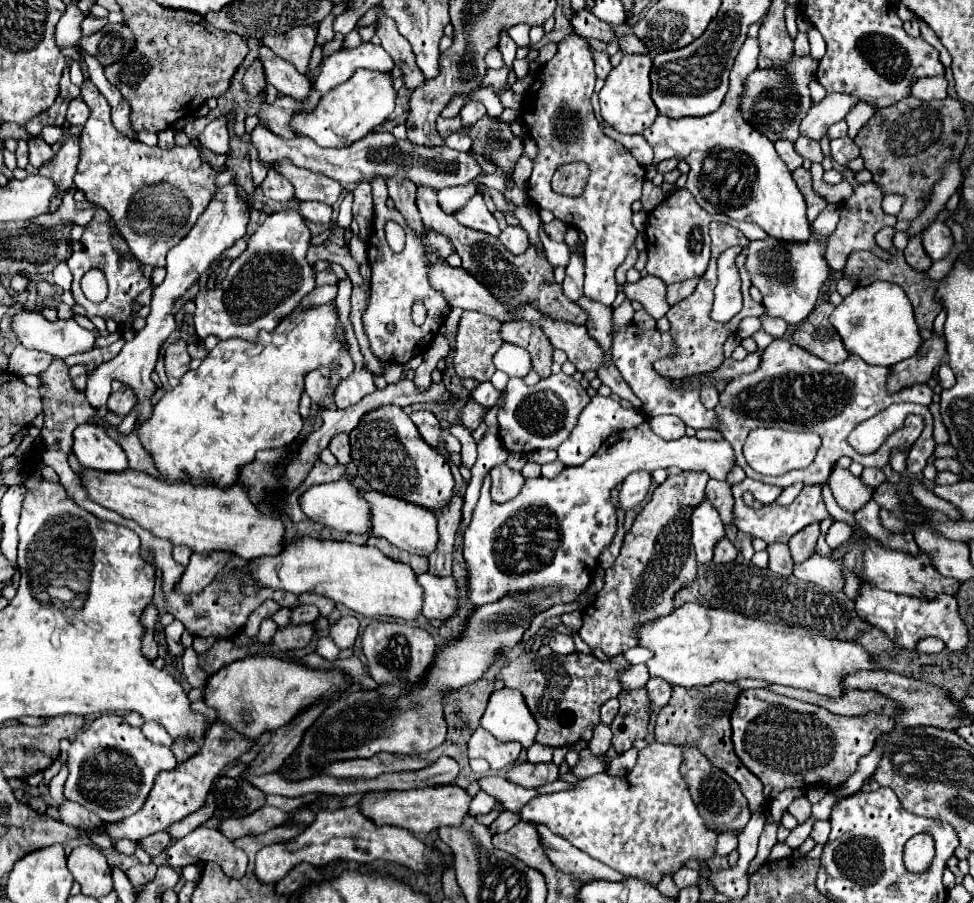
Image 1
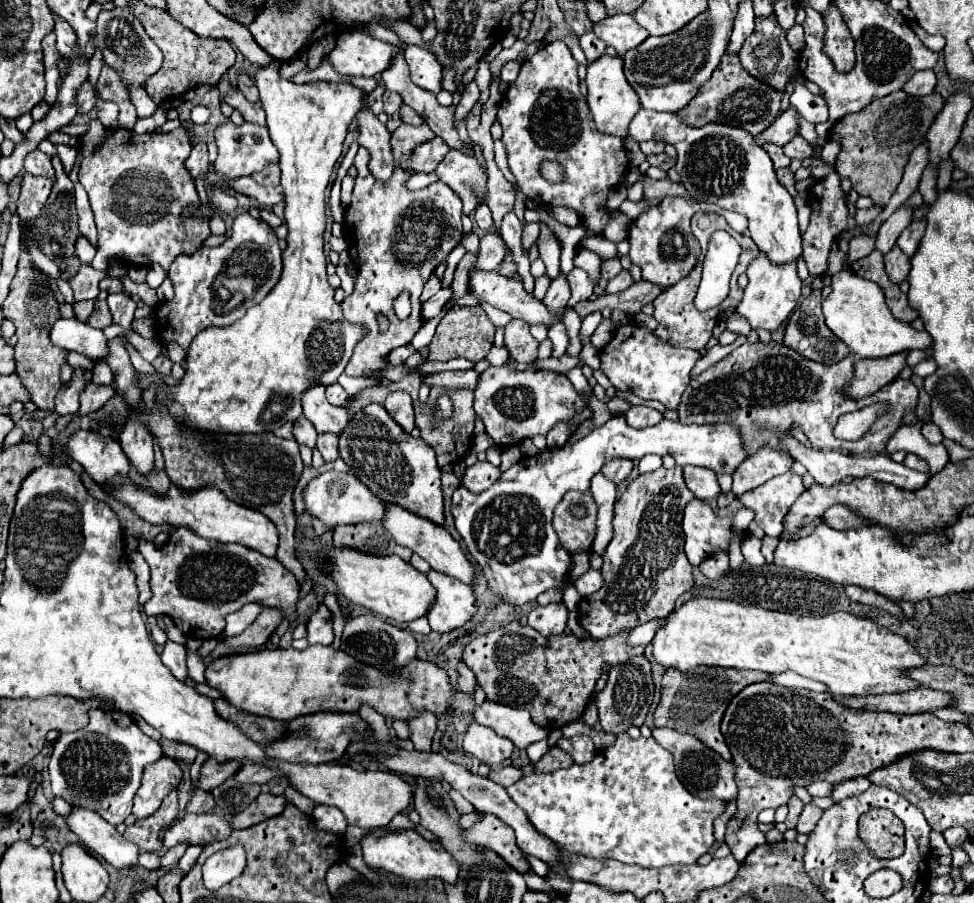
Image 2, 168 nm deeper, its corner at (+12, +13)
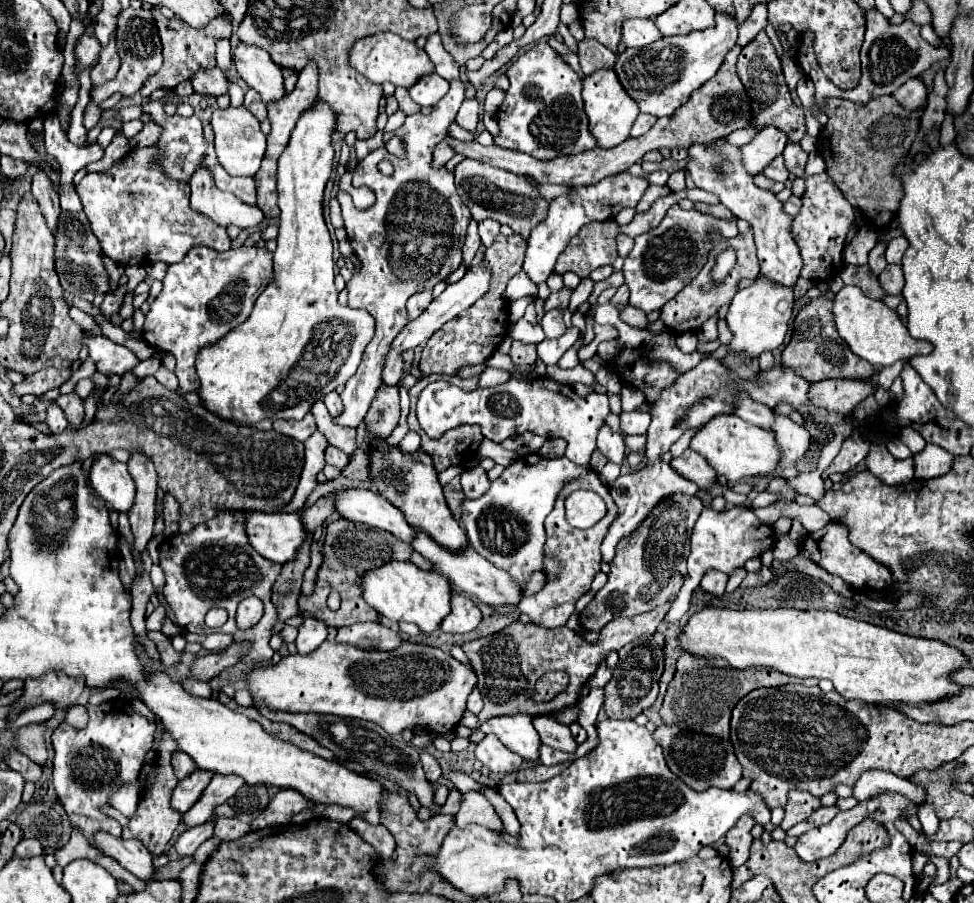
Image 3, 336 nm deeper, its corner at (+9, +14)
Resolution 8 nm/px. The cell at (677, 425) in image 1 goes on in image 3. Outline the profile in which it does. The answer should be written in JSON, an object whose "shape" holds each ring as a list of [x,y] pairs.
{"shape":[[[632,410],[632,412],[622,412],[620,414],[620,430],[624,434],[646,434],[650,426],[650,414]]]}

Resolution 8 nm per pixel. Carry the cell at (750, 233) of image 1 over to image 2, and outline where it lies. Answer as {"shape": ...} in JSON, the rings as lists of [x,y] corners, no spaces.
{"shape":[[[665,197],[659,205],[643,211],[631,223],[631,231],[629,231],[629,243],[631,243],[629,257],[633,263],[637,263],[641,267],[645,281],[657,283],[661,287],[671,287],[679,279],[689,275],[689,271],[693,269],[693,265],[699,257],[699,241],[695,239],[695,235],[691,233],[691,227],[689,227],[691,215],[697,211],[705,211],[705,213],[713,211],[713,213],[723,215],[727,219],[727,223],[733,227],[733,231],[737,231],[737,233],[743,233],[747,229],[747,217],[739,215],[735,211],[719,209],[711,203],[689,201],[685,197]]]}

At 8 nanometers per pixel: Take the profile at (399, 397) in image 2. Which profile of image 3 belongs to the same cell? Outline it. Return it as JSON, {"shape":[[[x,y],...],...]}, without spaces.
{"shape":[[[382,384],[370,410],[364,416],[366,430],[382,440],[386,440],[400,420],[400,404],[398,404],[398,388]]]}

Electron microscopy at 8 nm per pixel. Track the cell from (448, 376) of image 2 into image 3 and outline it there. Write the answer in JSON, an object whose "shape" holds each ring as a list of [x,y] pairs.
{"shape":[[[486,368],[482,374],[480,374],[480,382],[478,386],[498,386],[498,384],[504,384],[510,380],[510,374],[504,372],[504,370],[496,370],[496,368]]]}

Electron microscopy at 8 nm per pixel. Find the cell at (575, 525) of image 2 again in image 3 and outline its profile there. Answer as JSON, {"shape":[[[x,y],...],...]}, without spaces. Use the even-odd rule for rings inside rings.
{"shape":[[[590,470],[590,474],[578,478],[576,482],[566,484],[560,490],[560,494],[556,498],[556,506],[550,512],[550,516],[546,518],[546,558],[544,558],[544,568],[542,568],[544,574],[546,574],[546,584],[536,594],[524,596],[518,604],[520,612],[528,614],[534,624],[540,624],[540,626],[546,626],[546,628],[556,628],[556,626],[566,624],[566,620],[574,612],[576,600],[590,590],[590,584],[592,584],[594,576],[600,570],[600,544],[602,544],[610,524],[614,522],[614,518],[618,514],[616,508],[618,506],[614,504],[612,496],[610,496],[610,490],[600,482],[600,478],[594,470]],[[580,488],[598,492],[604,498],[606,506],[608,506],[608,514],[596,526],[592,526],[588,530],[572,528],[568,524],[568,520],[564,518],[564,498],[566,498],[566,494],[574,492],[574,490],[580,490]]]}

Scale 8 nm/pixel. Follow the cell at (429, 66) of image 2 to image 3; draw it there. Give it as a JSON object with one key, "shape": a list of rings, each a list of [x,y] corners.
{"shape":[[[436,72],[420,78],[412,88],[410,88],[410,98],[418,106],[434,106],[442,96],[448,92],[448,82],[440,78]]]}

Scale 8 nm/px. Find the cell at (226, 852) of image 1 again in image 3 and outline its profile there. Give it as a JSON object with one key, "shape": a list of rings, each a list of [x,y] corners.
{"shape":[[[224,816],[216,820],[216,828],[214,828],[214,836],[218,836],[224,842],[238,840],[238,838],[246,836],[248,832],[252,832],[250,824],[240,822],[238,818],[224,818]]]}

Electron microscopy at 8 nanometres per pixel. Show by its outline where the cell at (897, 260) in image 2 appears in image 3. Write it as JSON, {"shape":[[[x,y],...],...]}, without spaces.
{"shape":[[[892,264],[892,266],[886,266],[886,270],[878,276],[880,280],[880,286],[886,294],[902,294],[902,288],[904,288],[904,274],[902,274],[902,268]]]}

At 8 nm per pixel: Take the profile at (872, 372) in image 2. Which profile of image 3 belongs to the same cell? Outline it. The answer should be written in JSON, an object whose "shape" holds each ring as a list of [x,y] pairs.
{"shape":[[[826,380],[810,386],[810,402],[814,400],[816,406],[826,406],[826,410],[834,410],[838,414],[850,414],[854,406],[860,404],[870,392],[872,392],[872,386],[862,380]]]}

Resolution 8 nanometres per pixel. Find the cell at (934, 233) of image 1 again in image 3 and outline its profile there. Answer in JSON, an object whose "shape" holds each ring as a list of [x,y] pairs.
{"shape":[[[896,236],[894,240],[890,240],[888,246],[886,246],[886,252],[884,252],[886,262],[888,264],[900,264],[906,248],[908,248],[908,242],[906,242],[904,236]]]}

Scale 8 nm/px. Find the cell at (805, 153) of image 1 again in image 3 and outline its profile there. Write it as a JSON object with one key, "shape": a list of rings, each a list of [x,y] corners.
{"shape":[[[788,142],[784,152],[782,152],[782,158],[784,158],[784,164],[788,168],[790,174],[794,174],[796,178],[804,176],[804,166],[806,166],[806,160],[808,160],[808,154],[800,148],[800,144],[792,144]]]}

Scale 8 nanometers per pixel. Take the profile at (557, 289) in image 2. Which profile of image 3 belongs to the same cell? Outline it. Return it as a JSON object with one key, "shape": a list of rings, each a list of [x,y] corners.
{"shape":[[[558,308],[544,314],[542,320],[540,320],[540,326],[542,326],[546,338],[558,338],[566,332],[566,326],[564,326],[564,320],[562,320],[562,314],[560,314]]]}

